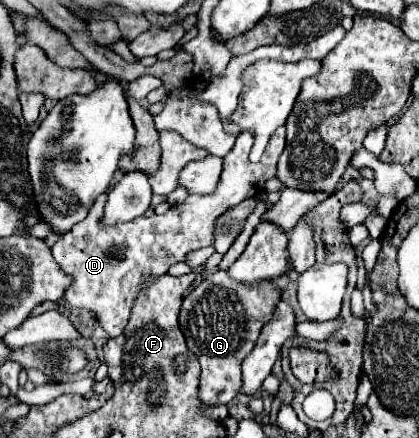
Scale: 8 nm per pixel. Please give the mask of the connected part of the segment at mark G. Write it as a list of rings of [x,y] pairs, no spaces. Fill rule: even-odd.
[[[227,272],[205,276],[205,280],[185,296],[179,324],[187,346],[201,362],[199,392],[205,404],[229,404],[241,392],[241,364],[255,346],[263,324],[271,320],[271,312],[279,300],[281,294],[273,284],[267,282],[259,288],[247,288],[247,284],[235,284]]]

